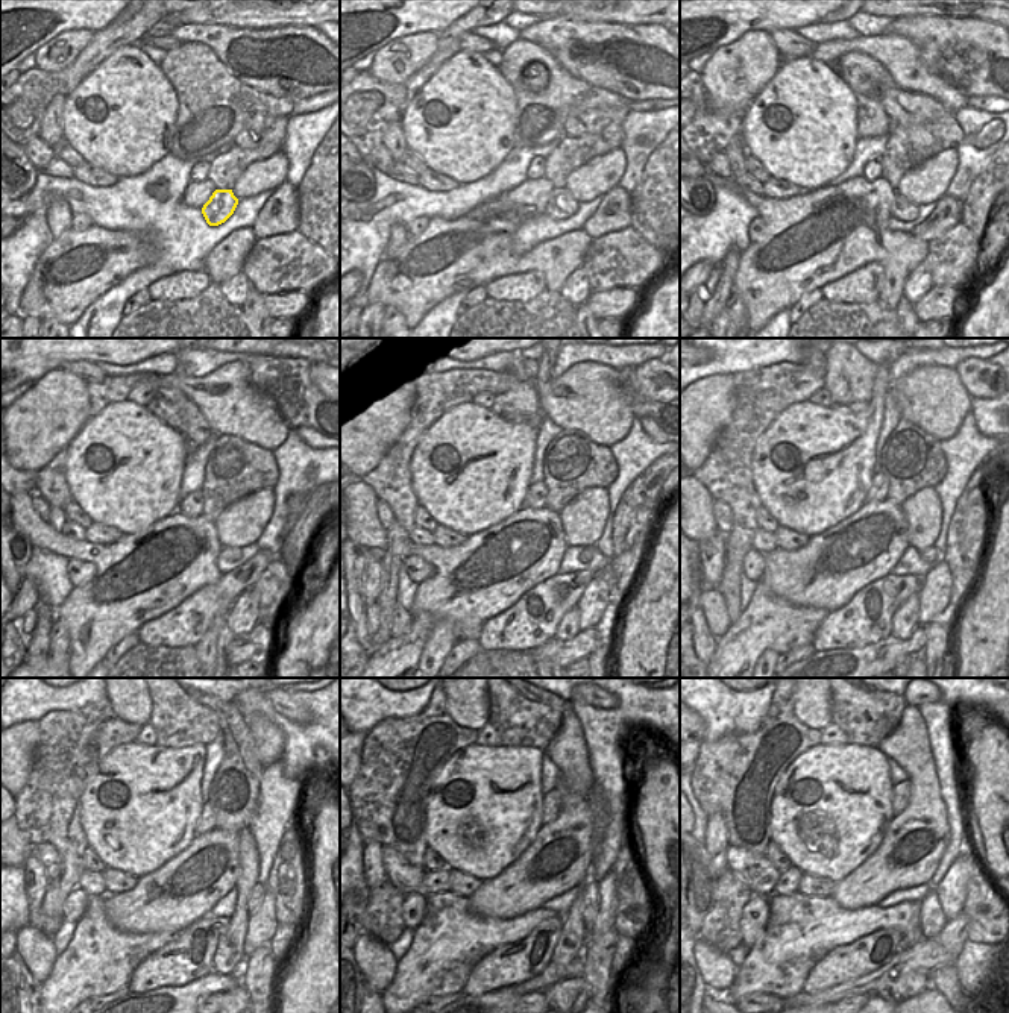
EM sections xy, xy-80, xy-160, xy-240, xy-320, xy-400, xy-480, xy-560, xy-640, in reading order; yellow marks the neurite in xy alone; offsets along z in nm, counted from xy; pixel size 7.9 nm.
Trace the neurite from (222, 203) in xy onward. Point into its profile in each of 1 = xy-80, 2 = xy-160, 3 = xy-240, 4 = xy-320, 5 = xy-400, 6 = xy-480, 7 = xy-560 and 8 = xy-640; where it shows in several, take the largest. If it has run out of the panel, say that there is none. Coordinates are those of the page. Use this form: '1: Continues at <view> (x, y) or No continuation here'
1: Continues at xy-80 (562, 205)
2: Continues at xy-160 (903, 210)
3: Continues at xy-240 (232, 554)
4: Continues at xy-320 (586, 555)
5: Continues at xy-400 (930, 555)
6: Continues at xy-480 (255, 898)
7: Continues at xy-560 (590, 892)
8: Continues at xy-640 (932, 918)

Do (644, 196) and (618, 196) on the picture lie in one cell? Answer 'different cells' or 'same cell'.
different cells

